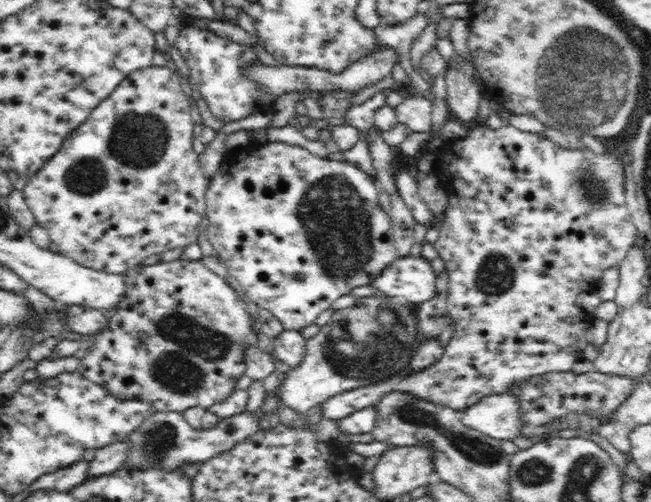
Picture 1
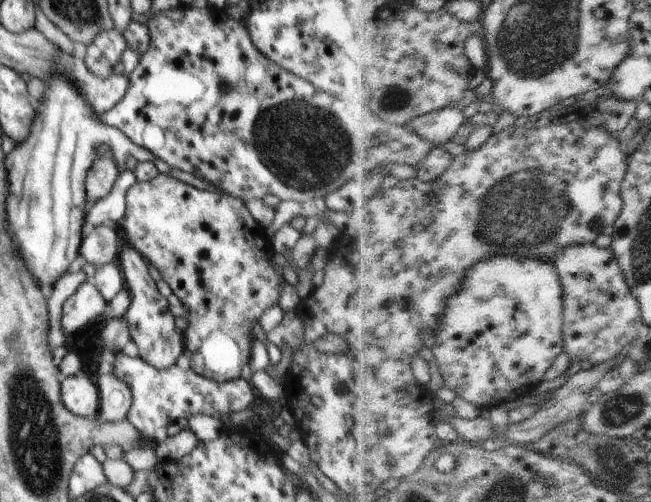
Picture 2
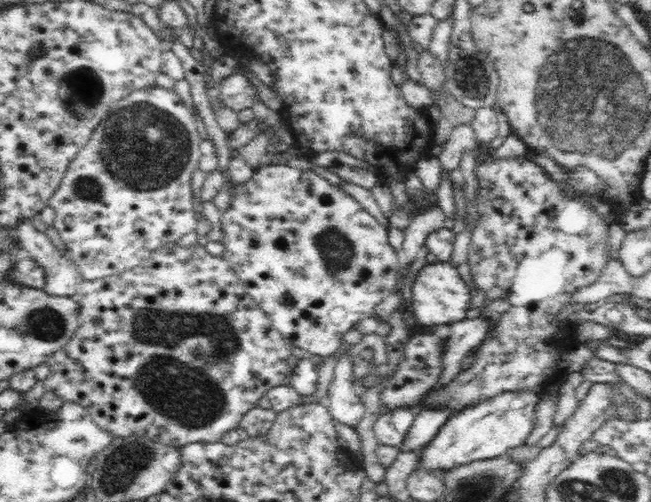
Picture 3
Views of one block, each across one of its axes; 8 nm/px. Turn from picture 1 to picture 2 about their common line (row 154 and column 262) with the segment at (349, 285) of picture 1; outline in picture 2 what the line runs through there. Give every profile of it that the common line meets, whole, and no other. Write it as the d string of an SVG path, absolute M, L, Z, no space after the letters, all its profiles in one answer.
M159 173L150 182L134 182L128 188L125 195L124 219L118 228L121 236L125 238L125 242L132 246L148 264L154 266L160 272L162 279L172 289L172 296L179 299L188 308L189 314L185 317L188 321L188 329L182 332L182 334L185 350L192 354L190 356L190 367L192 370L198 375L220 383L245 376L248 360L250 360L250 350L252 350L252 340L254 340L255 336L252 334L252 326L259 322L264 310L268 310L274 304L279 304L283 276L274 270L274 251L270 246L270 240L263 235L265 228L250 216L250 212L248 212L248 208L244 206L244 203L231 195L218 194L218 192L210 192L210 190L198 190L194 186L189 186L186 182L176 180L171 175Z

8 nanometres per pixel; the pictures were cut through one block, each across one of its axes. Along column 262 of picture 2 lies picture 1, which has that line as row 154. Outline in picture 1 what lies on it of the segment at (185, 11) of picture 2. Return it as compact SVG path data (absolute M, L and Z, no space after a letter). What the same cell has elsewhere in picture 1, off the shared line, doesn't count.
M147 67L136 70L110 94L109 98L103 100L92 110L90 117L72 132L62 144L62 147L52 158L48 158L46 164L28 178L23 190L23 195L28 207L35 217L35 223L50 235L50 240L58 246L60 254L74 259L78 264L94 270L106 271L110 274L123 274L139 265L144 258L152 254L161 254L174 248L184 248L189 244L196 244L202 235L200 223L206 216L207 204L205 194L207 178L202 172L199 155L194 151L193 139L199 129L192 120L190 112L191 104L188 96L180 85L180 76L171 72L166 67Z

